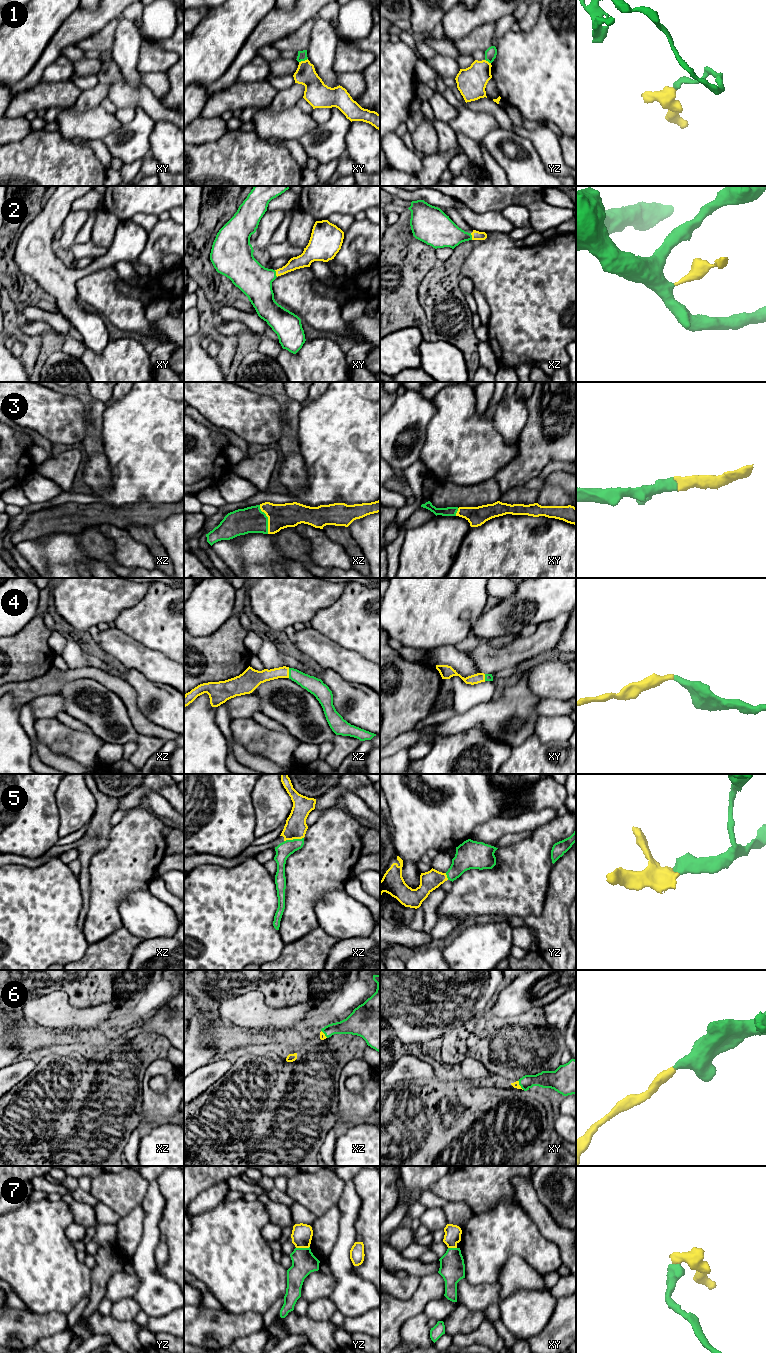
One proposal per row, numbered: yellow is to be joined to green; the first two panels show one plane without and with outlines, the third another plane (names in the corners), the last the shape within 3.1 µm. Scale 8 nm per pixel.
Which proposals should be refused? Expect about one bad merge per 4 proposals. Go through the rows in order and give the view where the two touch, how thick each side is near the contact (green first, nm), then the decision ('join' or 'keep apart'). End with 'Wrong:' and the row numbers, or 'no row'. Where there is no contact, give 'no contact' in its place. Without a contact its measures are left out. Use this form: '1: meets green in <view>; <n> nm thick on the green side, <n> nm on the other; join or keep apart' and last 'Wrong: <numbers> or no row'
1: meets green in xy; 80 nm thick on the green side, 160 nm on the other; keep apart
2: meets green in xy; 280 nm thick on the green side, 110 nm on the other; join
3: meets green in xz; 200 nm thick on the green side, 200 nm on the other; join
4: meets green in xz; 140 nm thick on the green side, 100 nm on the other; join
5: meets green in xz; 120 nm thick on the green side, 180 nm on the other; join
6: meets green in xy; 140 nm thick on the green side, 50 nm on the other; join
7: meets green in yz; 190 nm thick on the green side, 160 nm on the other; keep apart
Wrong: 1, 7

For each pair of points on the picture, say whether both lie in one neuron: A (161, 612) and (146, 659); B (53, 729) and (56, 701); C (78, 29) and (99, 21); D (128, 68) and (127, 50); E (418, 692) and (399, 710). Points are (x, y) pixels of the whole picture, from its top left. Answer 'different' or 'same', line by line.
A: different
B: different
C: same
D: same
E: same

